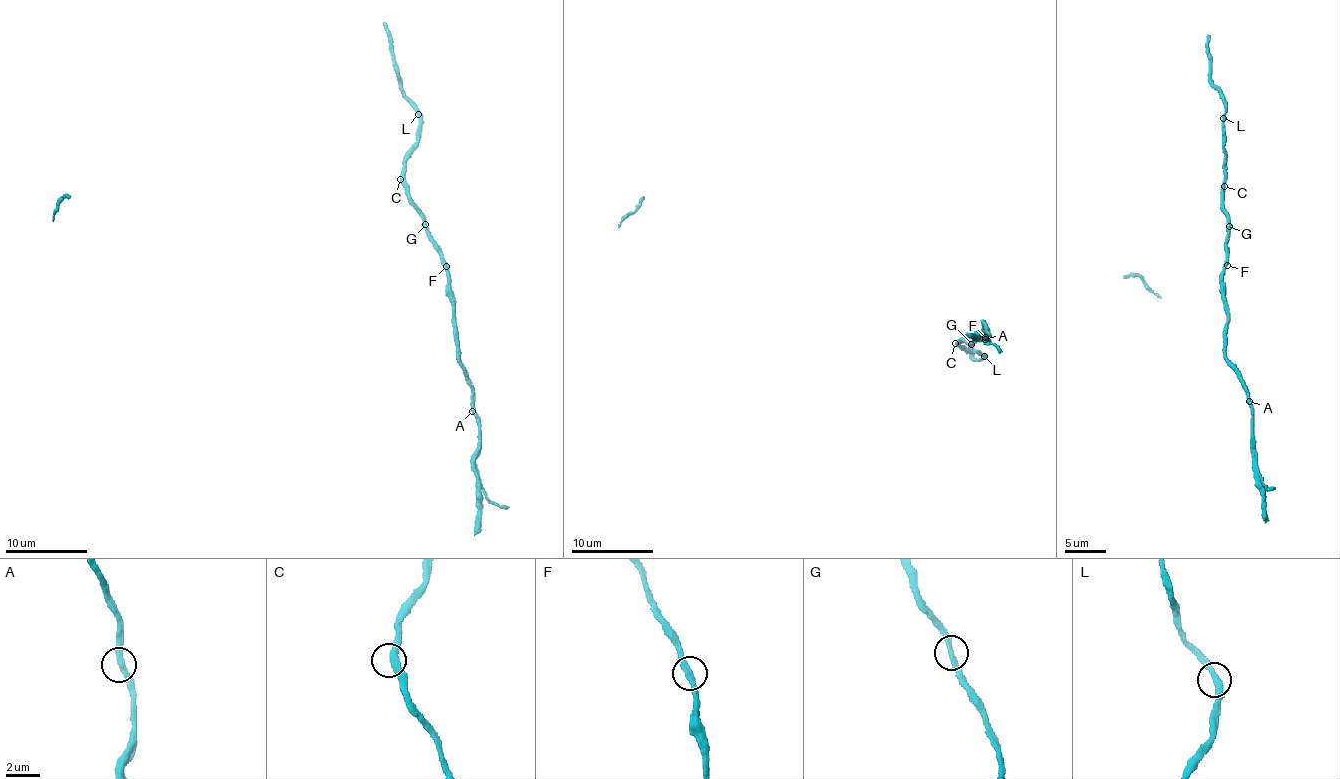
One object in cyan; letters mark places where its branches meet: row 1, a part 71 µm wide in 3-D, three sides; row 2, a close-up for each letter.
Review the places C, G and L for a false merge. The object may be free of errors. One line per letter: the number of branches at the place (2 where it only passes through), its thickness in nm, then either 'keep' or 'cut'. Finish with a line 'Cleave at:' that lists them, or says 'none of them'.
C: branches 2; calibre 320 nm; keep
G: branches 2; calibre 320 nm; keep
L: branches 2; calibre 300 nm; keep
Cleave at: none of them

